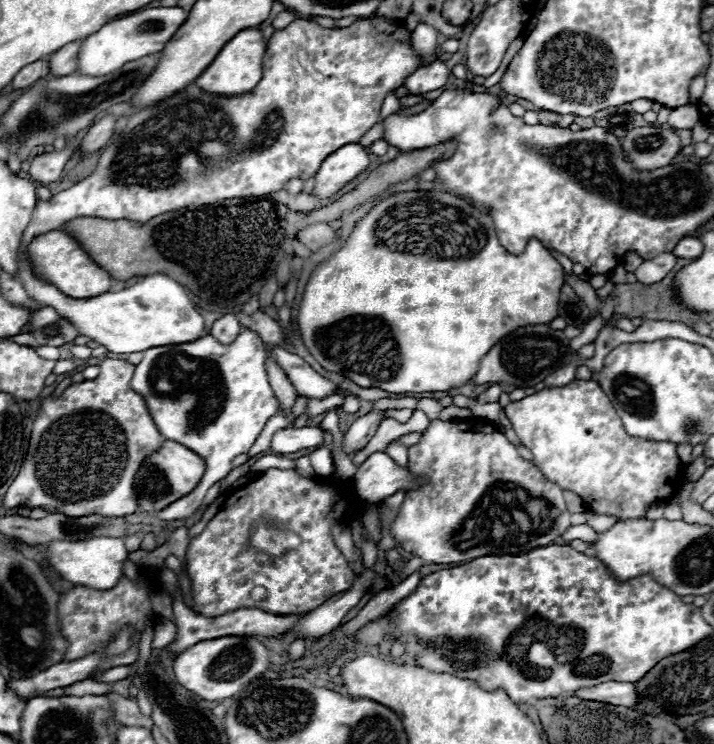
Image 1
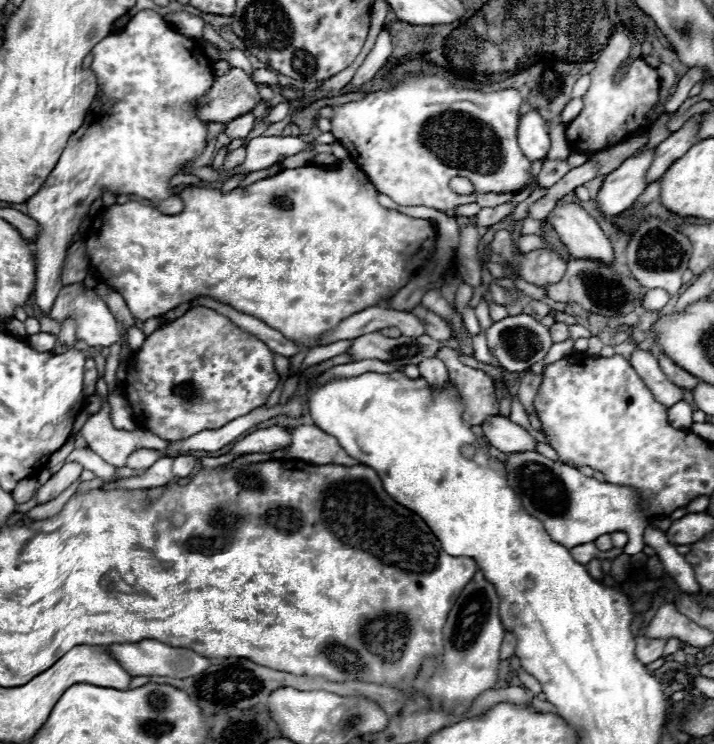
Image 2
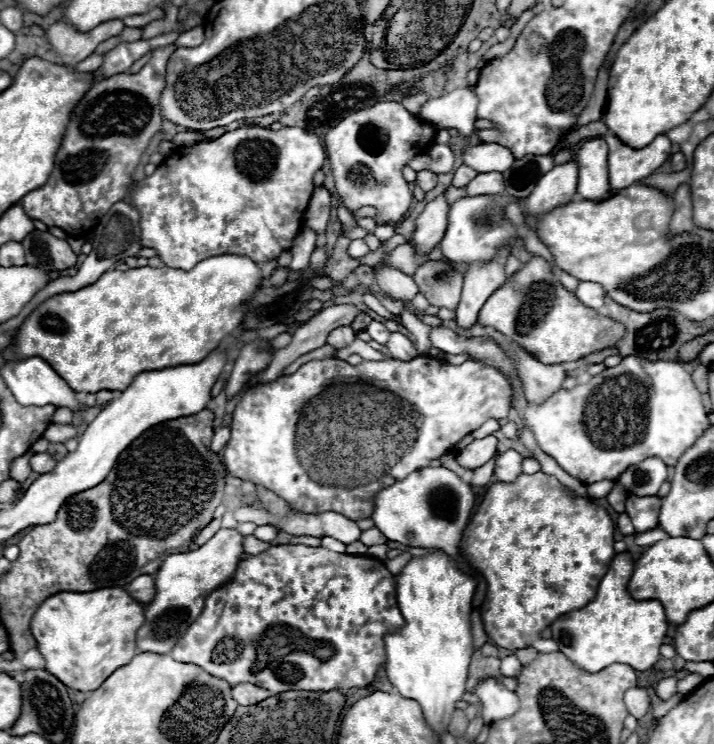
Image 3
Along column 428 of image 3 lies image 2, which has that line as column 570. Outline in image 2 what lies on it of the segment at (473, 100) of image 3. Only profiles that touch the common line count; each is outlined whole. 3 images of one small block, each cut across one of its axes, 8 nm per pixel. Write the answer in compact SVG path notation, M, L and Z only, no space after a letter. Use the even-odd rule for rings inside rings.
M572 98L566 106L564 106L564 110L562 110L562 124L568 124L568 122L572 122L572 118L576 118L576 114L580 114L580 110L582 110L582 100L580 98Z

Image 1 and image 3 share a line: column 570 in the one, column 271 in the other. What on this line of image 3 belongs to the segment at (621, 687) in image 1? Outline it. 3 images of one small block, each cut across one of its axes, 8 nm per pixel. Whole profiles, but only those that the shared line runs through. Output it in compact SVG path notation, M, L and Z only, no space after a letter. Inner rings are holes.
M238 684L238 686L232 686L232 698L240 704L240 706L250 706L250 704L256 704L256 702L262 702L266 698L270 698L272 692L266 690L266 688L260 688L256 684Z

